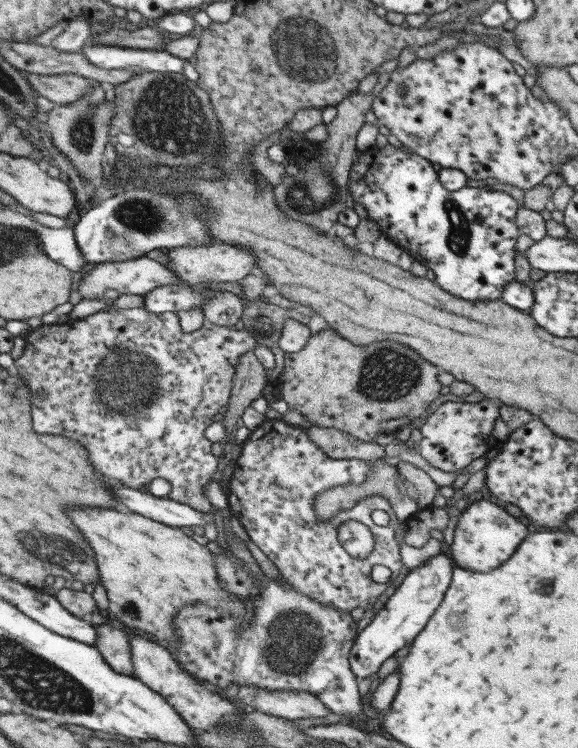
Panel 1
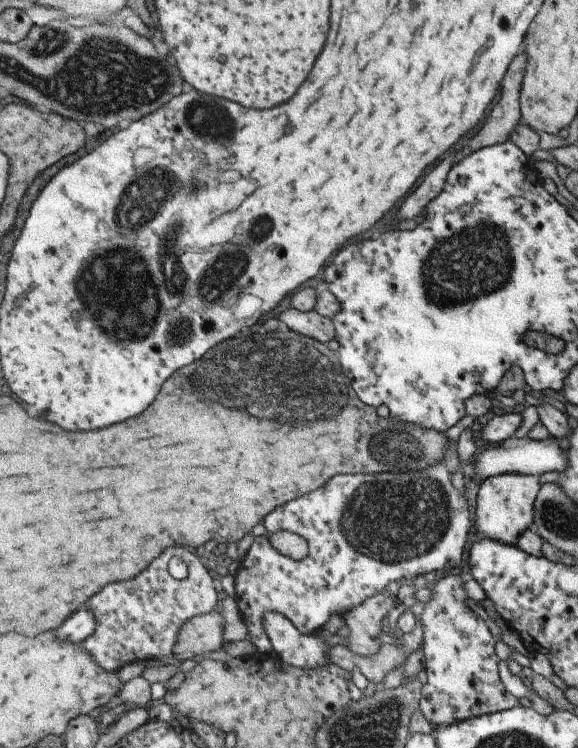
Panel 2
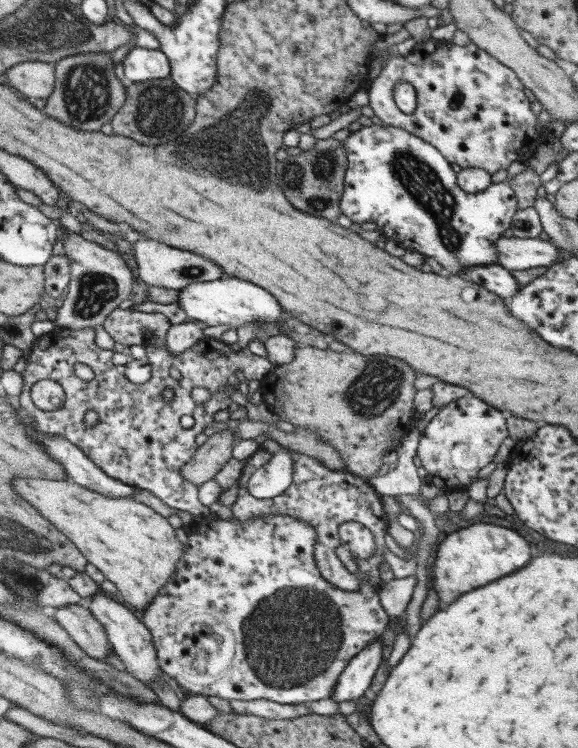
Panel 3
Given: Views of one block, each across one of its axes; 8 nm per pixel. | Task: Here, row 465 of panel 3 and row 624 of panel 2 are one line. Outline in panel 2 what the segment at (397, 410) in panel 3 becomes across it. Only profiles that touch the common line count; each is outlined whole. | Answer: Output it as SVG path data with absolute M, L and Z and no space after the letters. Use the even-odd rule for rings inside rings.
M388 593L367 598L344 617L348 626L348 650L360 656L372 656L382 645L382 620L396 608L396 600Z

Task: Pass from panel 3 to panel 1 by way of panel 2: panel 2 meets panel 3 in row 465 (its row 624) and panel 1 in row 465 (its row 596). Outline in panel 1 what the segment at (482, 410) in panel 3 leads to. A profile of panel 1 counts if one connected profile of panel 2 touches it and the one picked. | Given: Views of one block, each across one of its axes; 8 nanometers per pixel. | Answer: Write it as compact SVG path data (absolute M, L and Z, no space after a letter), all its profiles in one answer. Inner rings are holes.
M488 400L474 403L447 401L418 429L421 434L418 451L428 464L444 472L464 469L470 462L474 462L476 458L484 456L491 450L492 429L499 417L499 406Z

